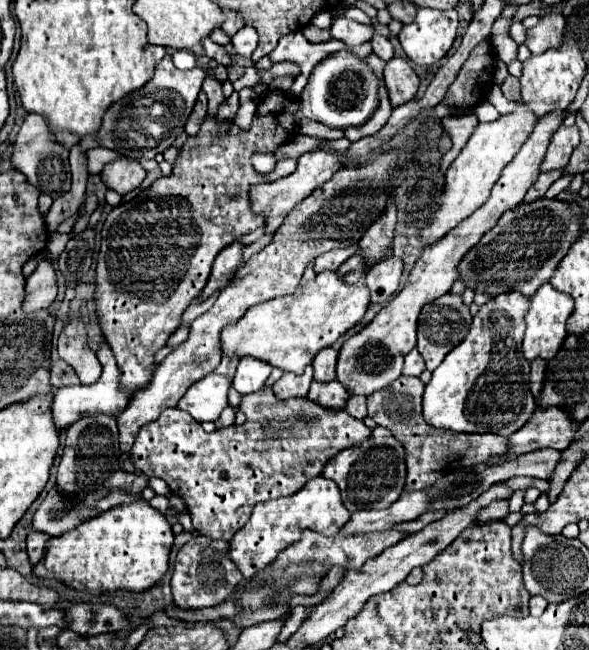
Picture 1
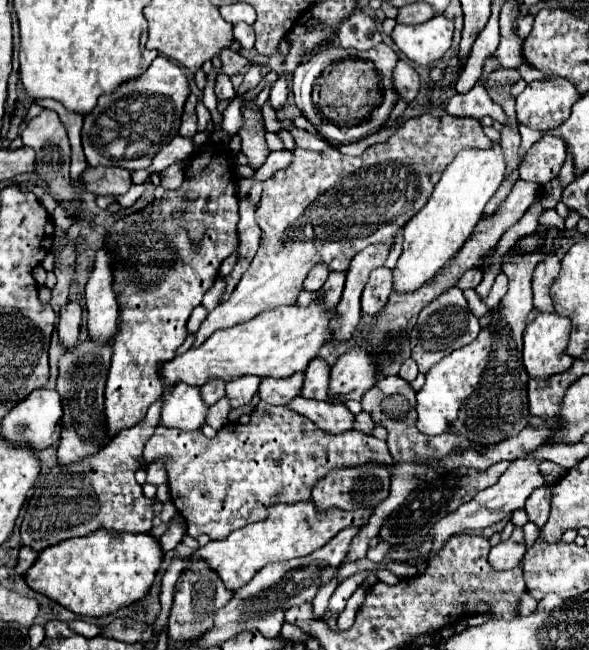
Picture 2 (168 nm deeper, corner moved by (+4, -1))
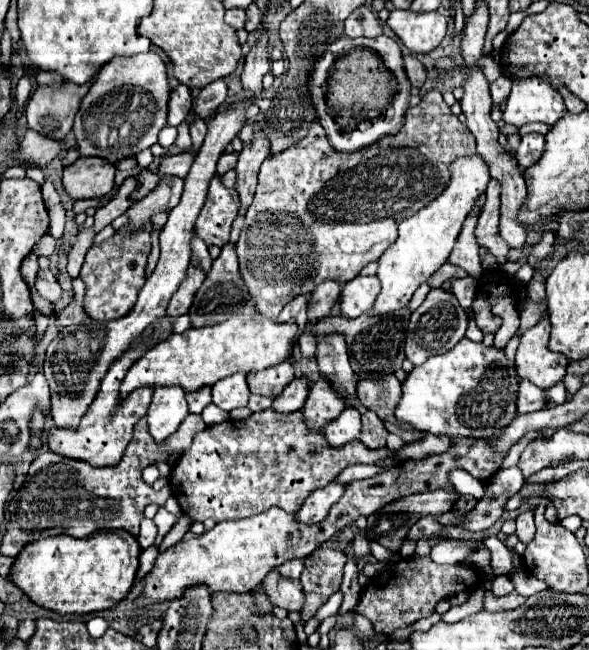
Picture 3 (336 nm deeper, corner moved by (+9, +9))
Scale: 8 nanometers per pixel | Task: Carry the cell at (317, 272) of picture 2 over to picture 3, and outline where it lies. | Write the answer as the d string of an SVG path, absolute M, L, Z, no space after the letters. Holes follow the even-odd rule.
M302 294L302 296L296 296L294 300L290 300L286 306L284 306L284 310L280 312L280 316L276 318L276 322L280 320L280 322L288 322L288 320L296 320L296 324L298 324L298 334L302 332L302 328L304 328L304 324L306 324L306 310L308 310L308 298L310 298L310 294Z

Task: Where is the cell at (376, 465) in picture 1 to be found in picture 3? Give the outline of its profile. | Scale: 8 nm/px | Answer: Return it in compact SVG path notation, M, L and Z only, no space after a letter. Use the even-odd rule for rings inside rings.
M330 482L328 486L320 488L320 490L314 490L306 498L304 506L296 512L296 518L300 522L304 522L304 524L318 524L318 522L322 522L326 518L328 510L330 510L330 506L340 500L344 490L346 490L346 484L340 484L340 482Z

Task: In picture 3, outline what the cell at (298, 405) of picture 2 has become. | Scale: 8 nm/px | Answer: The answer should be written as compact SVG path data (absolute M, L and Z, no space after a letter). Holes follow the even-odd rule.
M356 408L342 410L340 418L324 426L324 436L330 446L342 446L360 438L360 412Z

